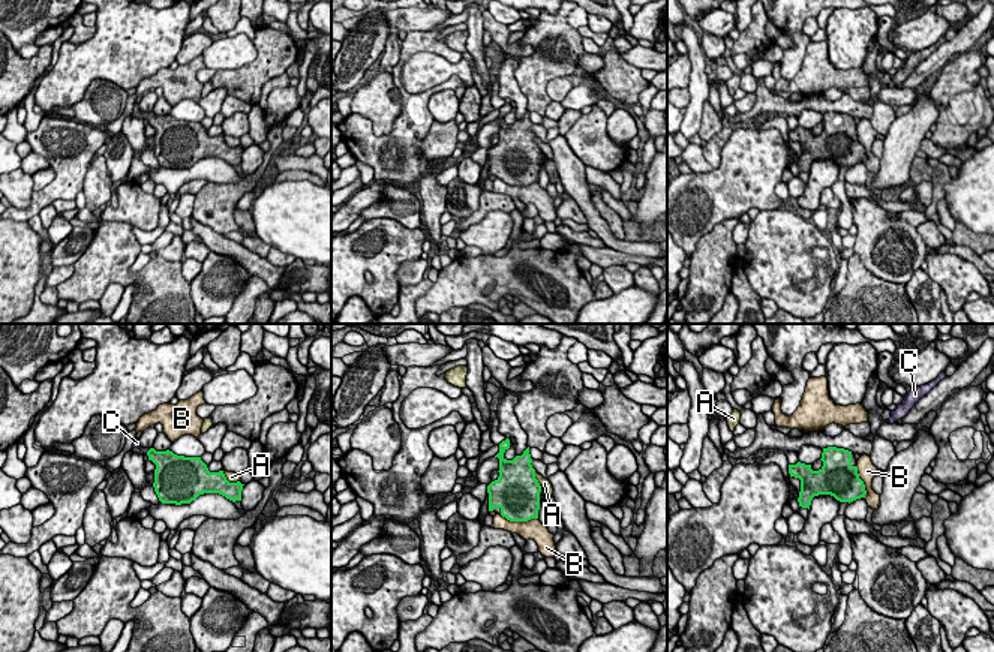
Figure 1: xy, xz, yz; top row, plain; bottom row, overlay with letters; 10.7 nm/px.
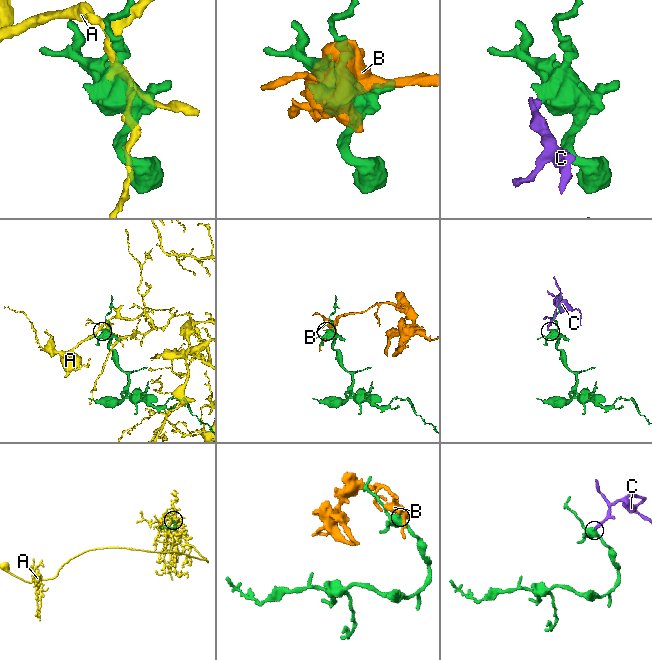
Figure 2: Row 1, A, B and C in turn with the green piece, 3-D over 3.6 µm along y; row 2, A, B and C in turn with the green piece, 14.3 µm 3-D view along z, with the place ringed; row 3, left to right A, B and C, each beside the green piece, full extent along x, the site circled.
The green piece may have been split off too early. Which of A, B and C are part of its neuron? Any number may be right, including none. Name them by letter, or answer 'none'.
C

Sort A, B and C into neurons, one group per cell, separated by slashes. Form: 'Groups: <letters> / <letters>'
Groups: A / B / C

